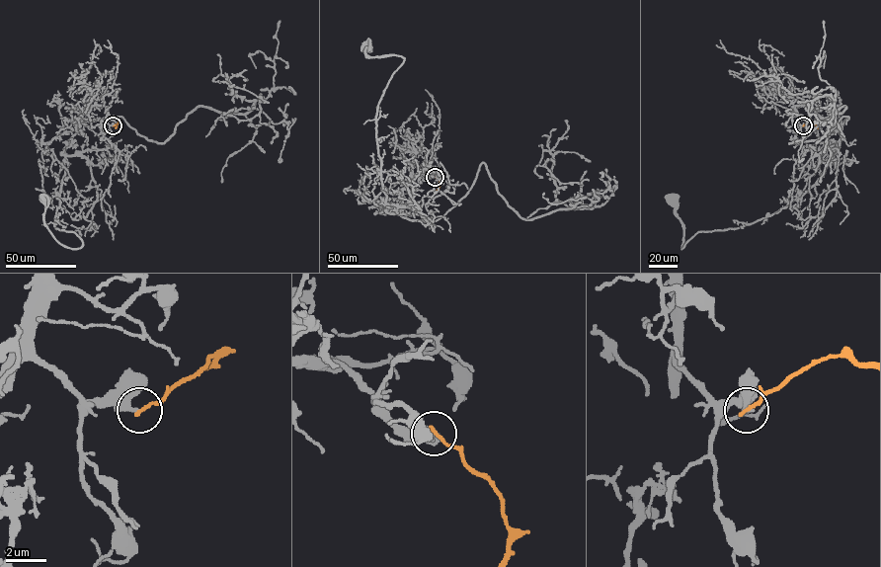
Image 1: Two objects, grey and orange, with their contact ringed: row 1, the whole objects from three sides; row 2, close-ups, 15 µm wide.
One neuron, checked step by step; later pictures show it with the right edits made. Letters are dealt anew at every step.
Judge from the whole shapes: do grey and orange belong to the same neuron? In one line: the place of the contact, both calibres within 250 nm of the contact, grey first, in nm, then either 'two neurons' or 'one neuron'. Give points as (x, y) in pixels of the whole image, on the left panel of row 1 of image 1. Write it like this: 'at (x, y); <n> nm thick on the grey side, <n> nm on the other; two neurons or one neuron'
at (113, 125); 360 nm thick on the grey side, 180 nm on the other; two neurons

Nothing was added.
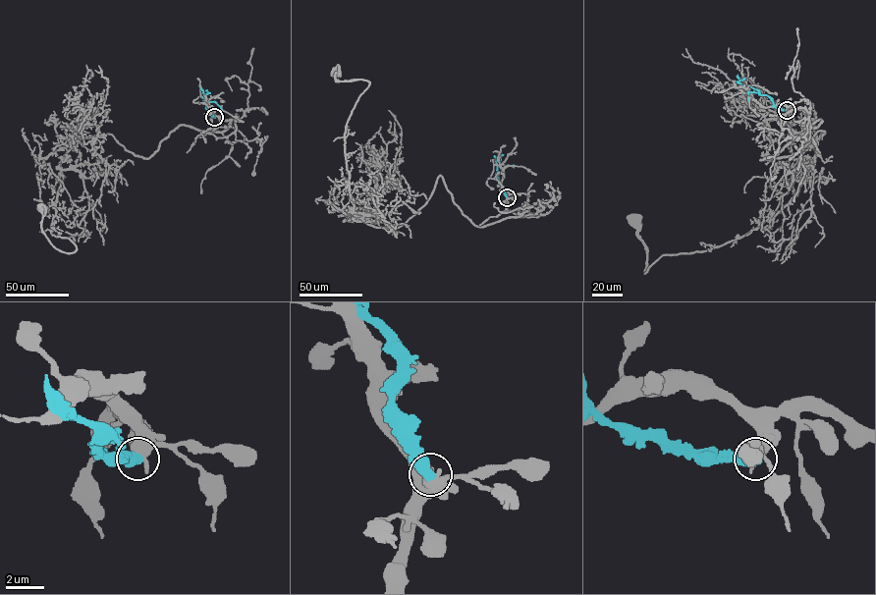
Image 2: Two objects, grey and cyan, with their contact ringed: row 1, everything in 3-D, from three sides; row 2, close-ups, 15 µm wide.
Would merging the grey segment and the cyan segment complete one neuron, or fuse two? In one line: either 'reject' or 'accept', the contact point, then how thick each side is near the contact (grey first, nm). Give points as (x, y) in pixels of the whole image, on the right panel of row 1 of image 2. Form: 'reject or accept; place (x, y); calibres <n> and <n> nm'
reject; place (787, 110); calibres 600 and 650 nm

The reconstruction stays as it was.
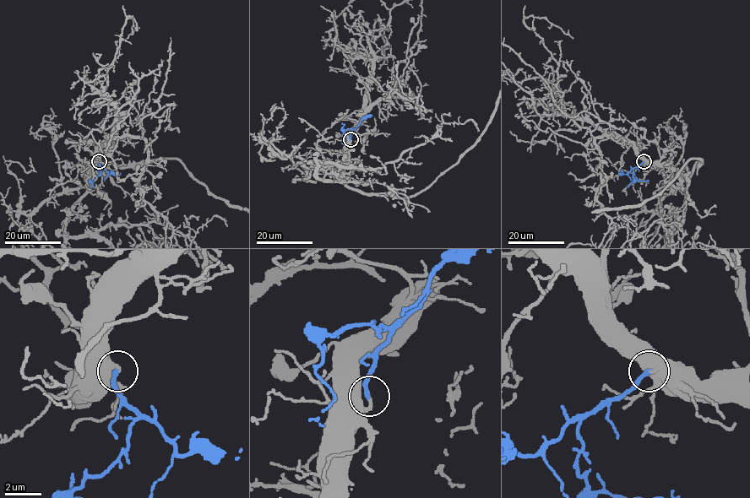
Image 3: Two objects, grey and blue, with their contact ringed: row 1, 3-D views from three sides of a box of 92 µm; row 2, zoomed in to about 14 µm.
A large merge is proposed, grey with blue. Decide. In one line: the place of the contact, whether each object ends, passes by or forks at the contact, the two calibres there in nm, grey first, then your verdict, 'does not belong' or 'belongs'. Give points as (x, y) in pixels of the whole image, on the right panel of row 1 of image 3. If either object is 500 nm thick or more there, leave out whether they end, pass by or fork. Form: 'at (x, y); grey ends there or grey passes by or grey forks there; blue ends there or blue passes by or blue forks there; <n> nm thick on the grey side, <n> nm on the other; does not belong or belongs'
at (644, 161); grey ends there; blue ends there; 200 nm thick on the grey side, 260 nm on the other; belongs

